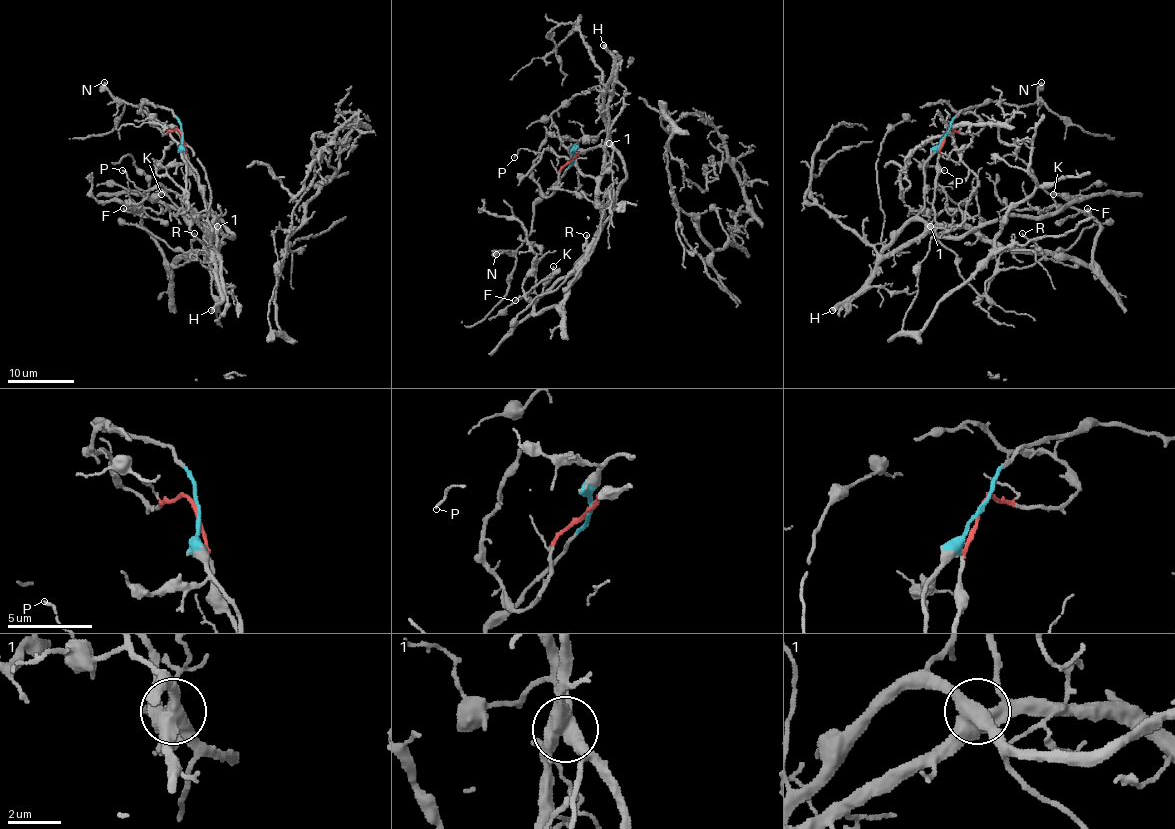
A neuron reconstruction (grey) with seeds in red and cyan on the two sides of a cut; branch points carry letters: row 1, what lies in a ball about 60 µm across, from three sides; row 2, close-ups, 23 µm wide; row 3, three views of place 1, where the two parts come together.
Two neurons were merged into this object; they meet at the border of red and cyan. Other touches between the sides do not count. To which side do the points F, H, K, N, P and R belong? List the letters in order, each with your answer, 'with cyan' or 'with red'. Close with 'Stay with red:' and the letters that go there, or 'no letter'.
F: with red
H: with cyan
K: with cyan
N: with cyan
P: with red
R: with red
Stay with red: F, P, R

